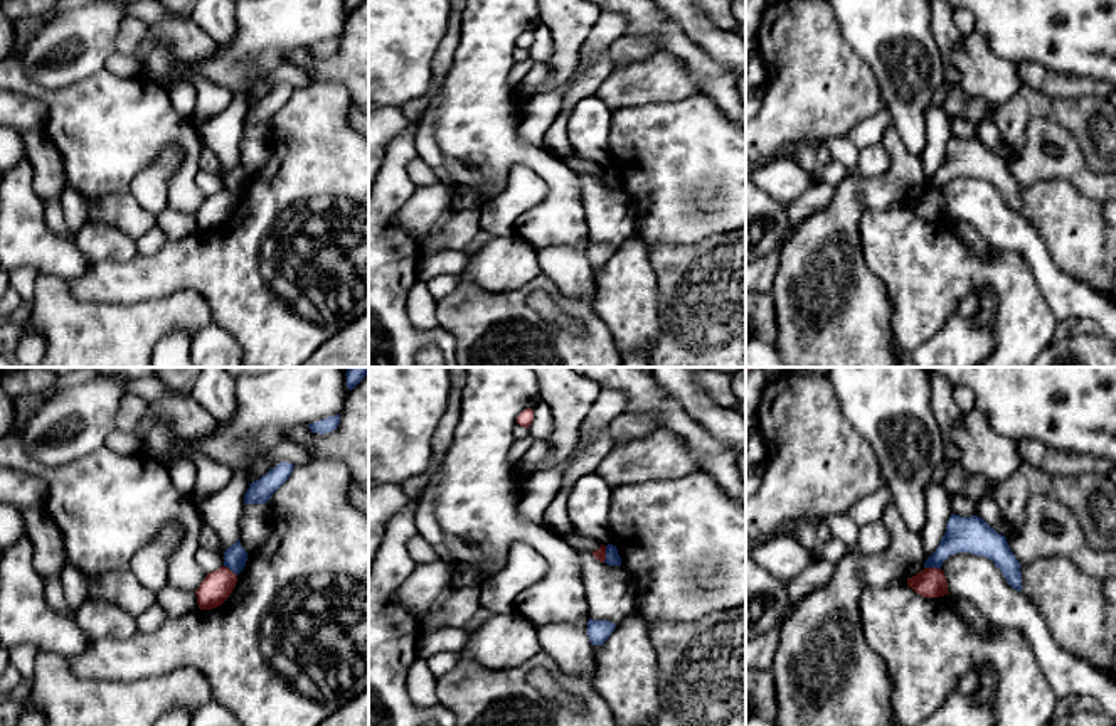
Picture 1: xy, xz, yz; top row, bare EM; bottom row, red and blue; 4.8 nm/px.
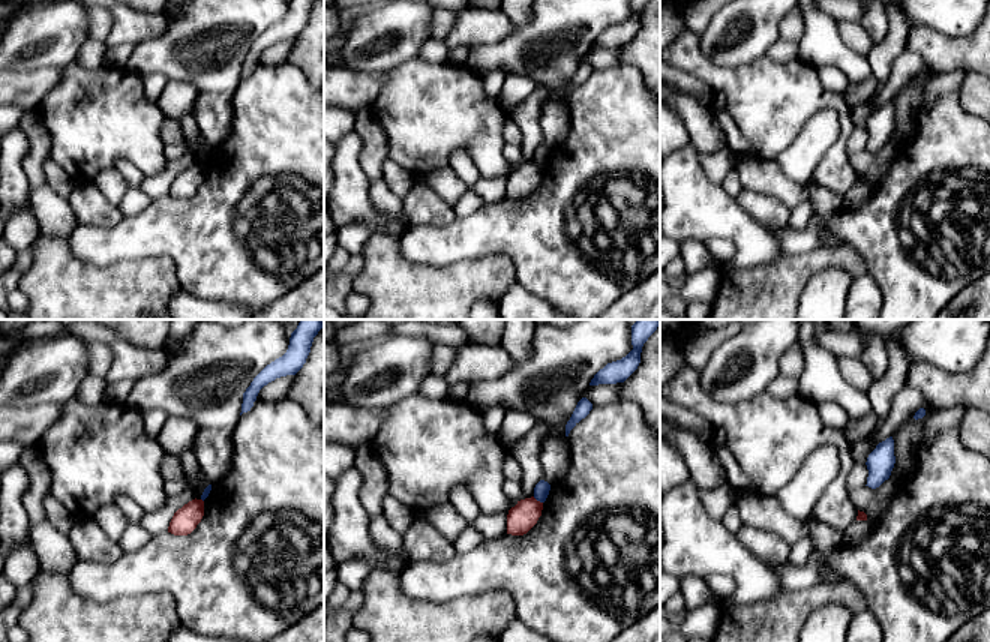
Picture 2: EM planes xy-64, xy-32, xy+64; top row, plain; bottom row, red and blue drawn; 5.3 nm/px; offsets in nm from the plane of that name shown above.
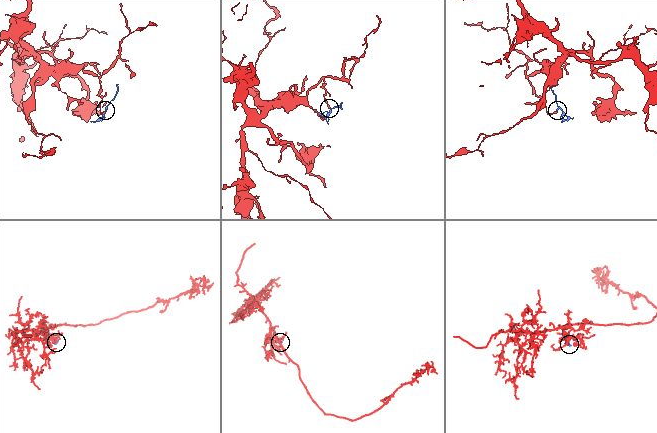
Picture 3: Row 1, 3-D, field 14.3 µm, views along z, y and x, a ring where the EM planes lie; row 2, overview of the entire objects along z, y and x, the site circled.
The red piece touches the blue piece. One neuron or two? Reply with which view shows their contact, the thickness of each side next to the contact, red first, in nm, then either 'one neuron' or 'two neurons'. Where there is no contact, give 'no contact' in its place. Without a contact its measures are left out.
contact in yz; calibres 140 and 180 nm; two neurons

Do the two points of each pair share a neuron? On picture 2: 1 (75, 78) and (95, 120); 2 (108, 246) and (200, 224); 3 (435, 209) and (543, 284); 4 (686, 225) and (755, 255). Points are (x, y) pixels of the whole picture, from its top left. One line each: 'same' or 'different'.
1: same
2: same
3: different
4: same

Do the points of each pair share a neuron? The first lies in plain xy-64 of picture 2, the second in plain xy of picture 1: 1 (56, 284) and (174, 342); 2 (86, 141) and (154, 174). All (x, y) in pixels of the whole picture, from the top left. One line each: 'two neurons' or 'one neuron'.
1: two neurons
2: two neurons

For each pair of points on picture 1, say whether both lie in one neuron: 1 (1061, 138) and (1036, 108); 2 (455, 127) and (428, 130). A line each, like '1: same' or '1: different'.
1: different
2: different

